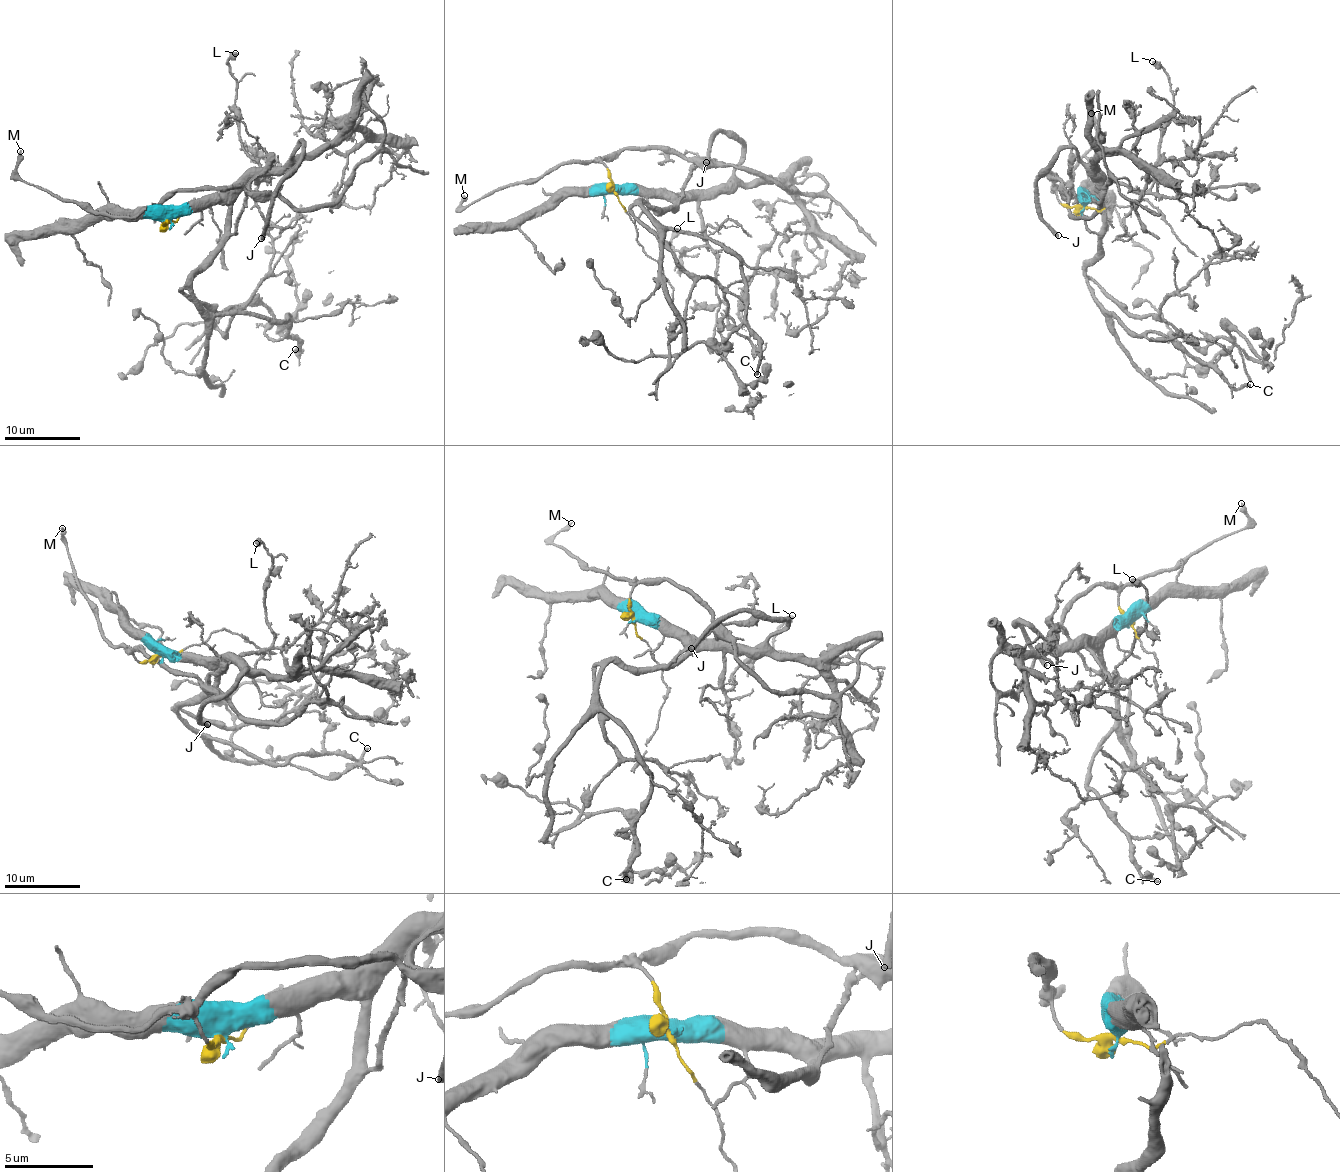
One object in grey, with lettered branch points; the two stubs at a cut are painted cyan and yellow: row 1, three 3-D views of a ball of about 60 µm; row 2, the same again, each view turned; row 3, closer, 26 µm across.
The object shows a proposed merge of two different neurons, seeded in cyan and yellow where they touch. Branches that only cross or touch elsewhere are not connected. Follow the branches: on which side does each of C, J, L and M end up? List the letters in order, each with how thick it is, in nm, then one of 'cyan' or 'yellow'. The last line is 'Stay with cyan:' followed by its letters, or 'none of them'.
C: calibre 320 nm; cyan
J: calibre 400 nm; cyan
L: calibre 460 nm; cyan
M: calibre 320 nm; yellow
Stay with cyan: C, J, L

